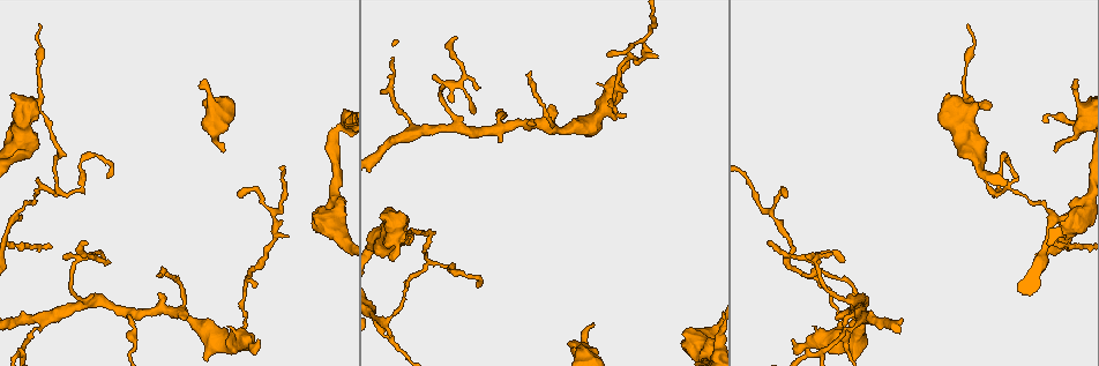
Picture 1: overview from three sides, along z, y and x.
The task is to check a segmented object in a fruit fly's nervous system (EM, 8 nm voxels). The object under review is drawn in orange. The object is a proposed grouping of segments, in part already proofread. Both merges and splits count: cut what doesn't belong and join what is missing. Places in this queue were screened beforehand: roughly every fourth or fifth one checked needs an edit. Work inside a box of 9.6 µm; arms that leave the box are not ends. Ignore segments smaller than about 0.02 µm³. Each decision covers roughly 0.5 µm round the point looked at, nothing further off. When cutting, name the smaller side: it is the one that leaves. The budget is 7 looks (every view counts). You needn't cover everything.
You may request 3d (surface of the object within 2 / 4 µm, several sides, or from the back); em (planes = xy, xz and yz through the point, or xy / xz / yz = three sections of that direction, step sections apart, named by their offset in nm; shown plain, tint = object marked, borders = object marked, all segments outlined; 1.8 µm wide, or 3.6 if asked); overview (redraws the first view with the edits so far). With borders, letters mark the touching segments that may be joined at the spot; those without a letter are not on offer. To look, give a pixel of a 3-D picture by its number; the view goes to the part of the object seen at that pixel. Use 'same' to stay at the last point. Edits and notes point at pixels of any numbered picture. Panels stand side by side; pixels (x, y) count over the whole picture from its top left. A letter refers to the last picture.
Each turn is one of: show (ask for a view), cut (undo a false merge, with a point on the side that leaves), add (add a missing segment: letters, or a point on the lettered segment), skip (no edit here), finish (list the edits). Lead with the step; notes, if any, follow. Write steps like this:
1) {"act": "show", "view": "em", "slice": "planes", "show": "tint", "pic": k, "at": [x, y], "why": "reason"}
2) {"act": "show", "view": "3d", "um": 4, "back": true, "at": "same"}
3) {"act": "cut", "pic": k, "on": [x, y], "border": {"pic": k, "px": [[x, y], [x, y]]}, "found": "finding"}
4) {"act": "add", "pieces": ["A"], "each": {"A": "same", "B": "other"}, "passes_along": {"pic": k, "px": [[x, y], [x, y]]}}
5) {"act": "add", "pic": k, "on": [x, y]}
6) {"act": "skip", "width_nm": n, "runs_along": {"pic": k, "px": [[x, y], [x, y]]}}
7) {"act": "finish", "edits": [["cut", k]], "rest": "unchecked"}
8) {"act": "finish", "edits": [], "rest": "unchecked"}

{"act": "show", "view": "3d", "um": 4, "pic": 1, "at": [815, 258], "why": "abrupt turn"}

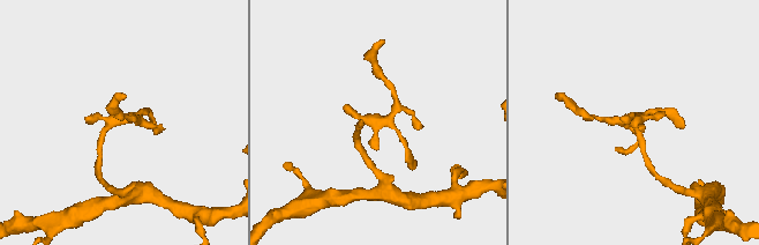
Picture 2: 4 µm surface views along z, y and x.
{"act": "show", "view": "em", "um": 3.6, "slice": "planes", "show": "tint", "pic": 2, "at": [376, 121], "why": "now the EM"}

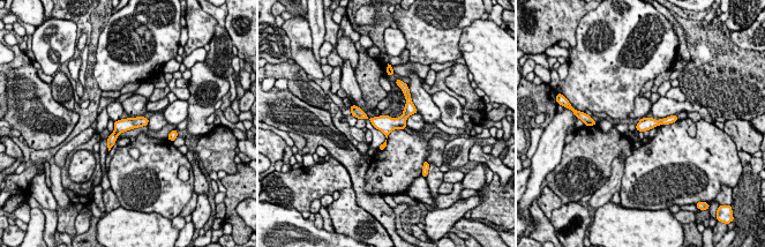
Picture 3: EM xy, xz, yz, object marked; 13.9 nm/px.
{"act": "show", "view": "em", "um": 3.6, "slice": "planes", "show": "borders", "at": "same", "why": "what lies round it"}

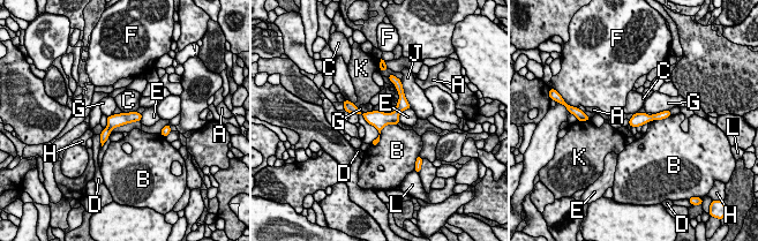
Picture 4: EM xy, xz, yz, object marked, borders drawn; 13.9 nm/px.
{"act": "skip", "each": {"A": "other", "B": "other", "C": "other", "D": "other", "E": "other", "F": "other", "G": "other", "H": "other", "J": "other", "K": "other", "L": "other"}, "runs_along": {"pic": 4, "px": [[402, 96], [390, 118], [350, 108]]}, "found": "all the same neuron"}

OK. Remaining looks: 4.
{"act": "show", "view": "3d", "um": 2, "pic": 1, "at": [61, 149], "why": "abrupt turn"}

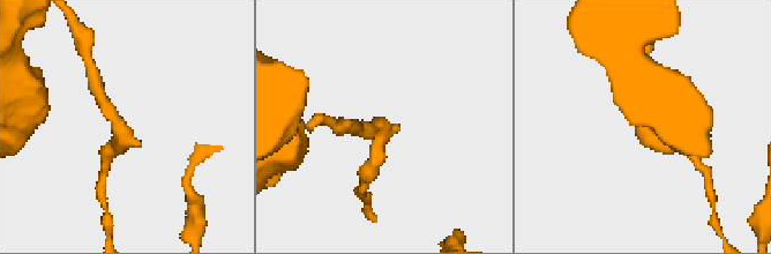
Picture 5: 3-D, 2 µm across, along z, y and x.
{"act": "show", "view": "em", "slice": "planes", "show": "borders", "pic": 5, "at": [120, 123]}

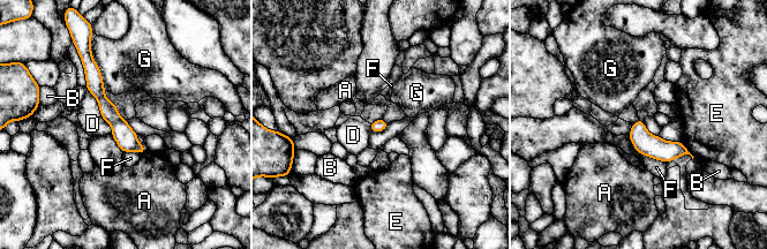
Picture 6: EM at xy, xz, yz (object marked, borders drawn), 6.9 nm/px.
{"act": "skip", "width_nm": 90, "each": {"A": "other", "B": "other", "D": "other", "E": "other", "F": "other", "G": "other"}, "border": {"pic": 6, "px": [[87, 89], [111, 134]]}, "found": "all the same neuron"}

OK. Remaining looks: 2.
{"act": "show", "view": "em", "slice": "planes", "show": "borders", "pic": 1, "at": [576, 347], "why": "branch stops here"}

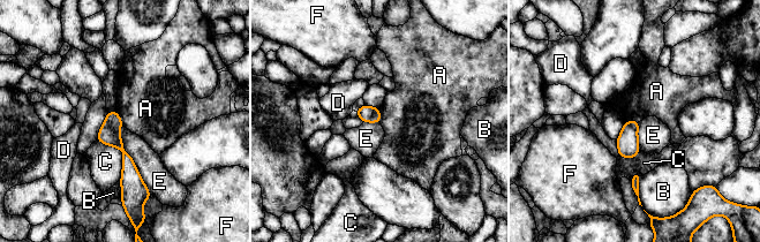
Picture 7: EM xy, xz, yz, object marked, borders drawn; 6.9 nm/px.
{"act": "skip", "width_nm": 120, "each": {"A": "other", "B": "other", "C": "other", "D": "other", "E": "other", "F": "other"}, "runs_along": {"pic": 7, "px": [[113, 113], [113, 138], [128, 161], [127, 190]]}, "found": "no lettered segment goes on from it"}

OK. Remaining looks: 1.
{"act": "finish", "edits": [], "rest": "unchecked"}

